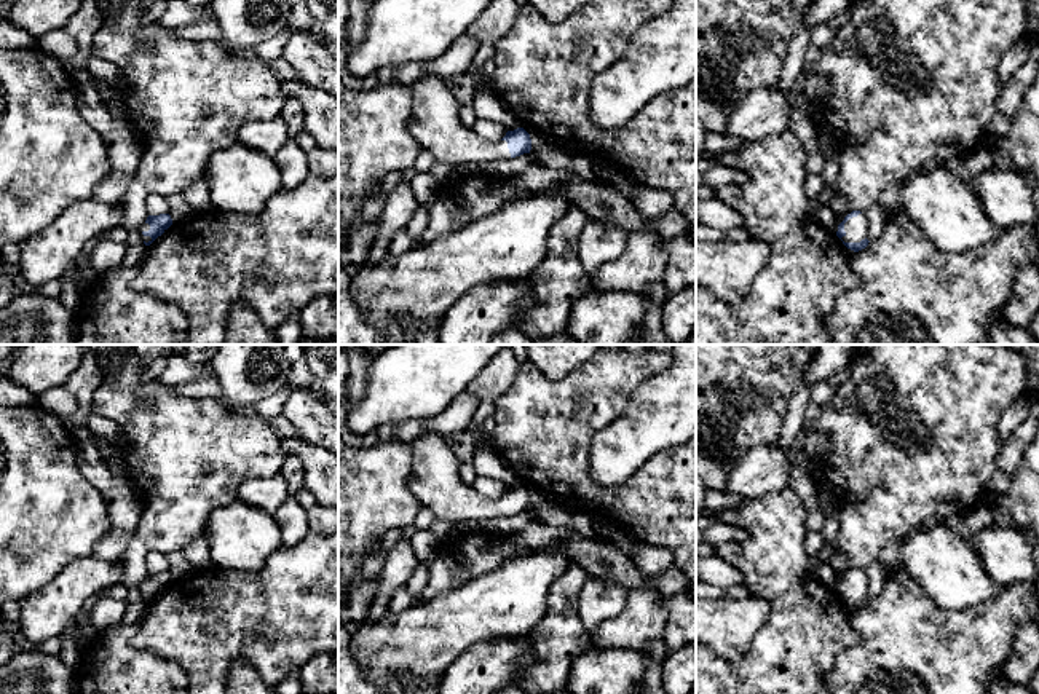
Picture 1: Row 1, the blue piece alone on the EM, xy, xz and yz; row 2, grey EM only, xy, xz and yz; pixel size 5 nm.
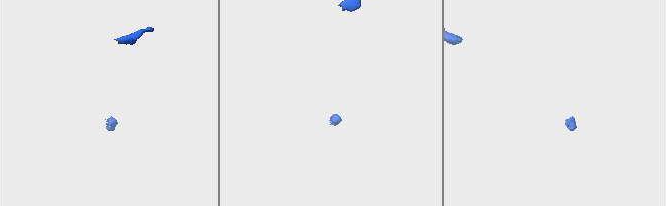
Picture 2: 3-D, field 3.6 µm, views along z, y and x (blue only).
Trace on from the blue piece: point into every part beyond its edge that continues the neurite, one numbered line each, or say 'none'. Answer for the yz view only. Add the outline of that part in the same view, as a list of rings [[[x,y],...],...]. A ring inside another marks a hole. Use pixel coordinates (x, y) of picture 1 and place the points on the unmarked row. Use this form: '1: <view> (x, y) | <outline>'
1: yz (856, 586) | [[[862,570],[844,581],[846,592],[841,597],[844,600],[860,600],[862,597],[867,595],[867,584],[868,584],[867,571]]]

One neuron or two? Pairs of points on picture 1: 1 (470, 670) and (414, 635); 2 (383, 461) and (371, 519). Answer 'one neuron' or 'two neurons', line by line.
1: two neurons
2: one neuron

